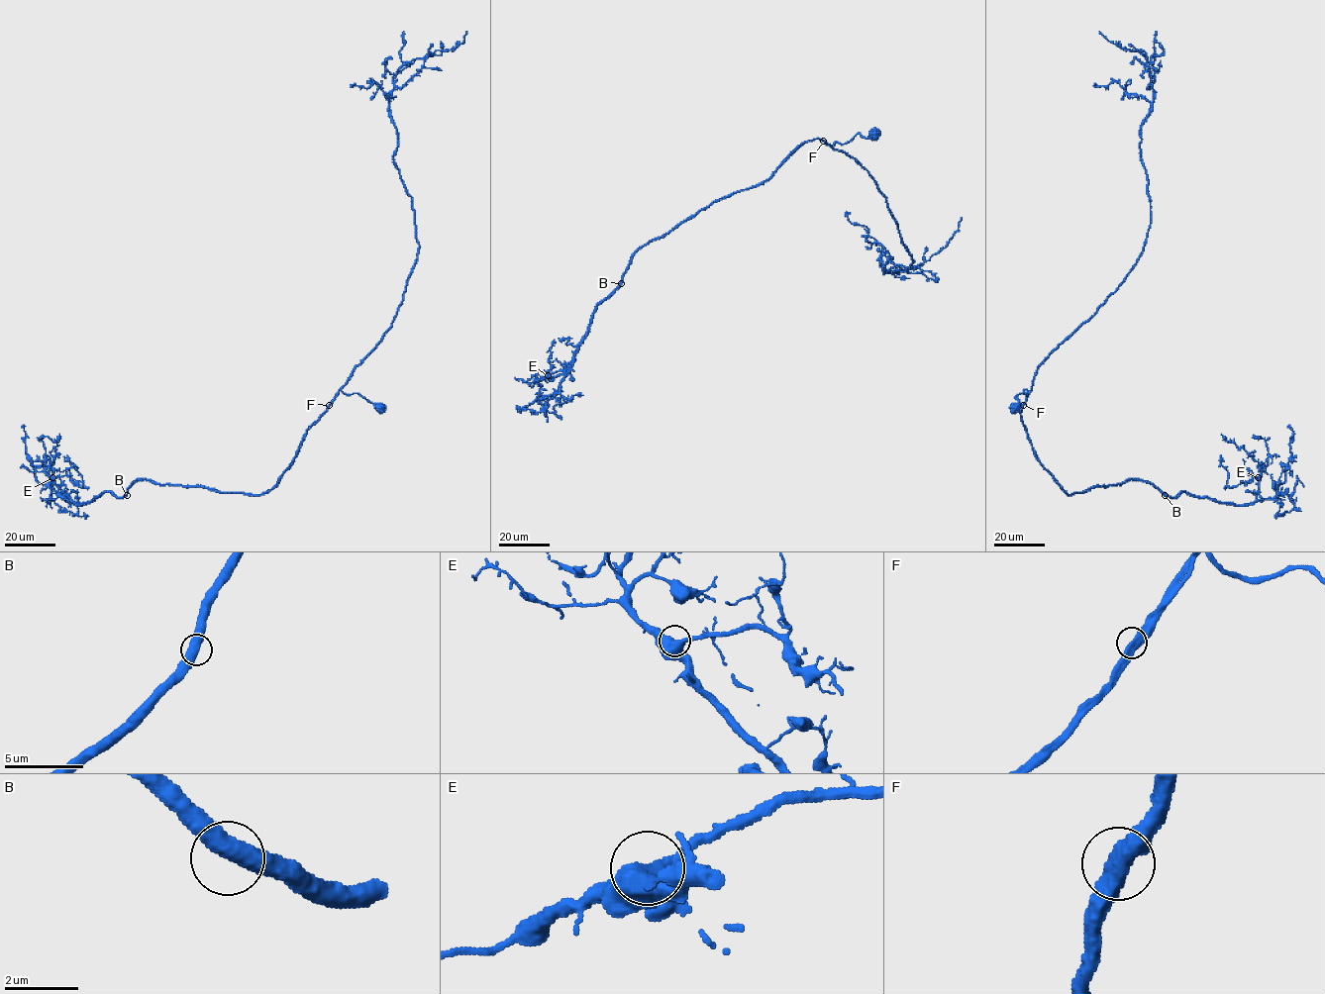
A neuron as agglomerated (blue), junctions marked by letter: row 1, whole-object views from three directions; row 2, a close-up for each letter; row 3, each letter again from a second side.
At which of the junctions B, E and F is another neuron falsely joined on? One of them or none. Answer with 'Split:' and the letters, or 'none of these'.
Split: none of these

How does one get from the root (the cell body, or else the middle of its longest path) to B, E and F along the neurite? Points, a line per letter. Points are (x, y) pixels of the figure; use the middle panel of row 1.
B: (873, 132), (833, 146), (819, 139), (804, 142), (765, 181), (713, 201), (643, 245), (621, 283)
E: (873, 132), (833, 146), (808, 141), (765, 181), (643, 245), (597, 305), (571, 368), (548, 375)
F: (873, 132), (867, 137), (858, 134), (846, 143), (836, 142), (833, 146), (824, 141)

